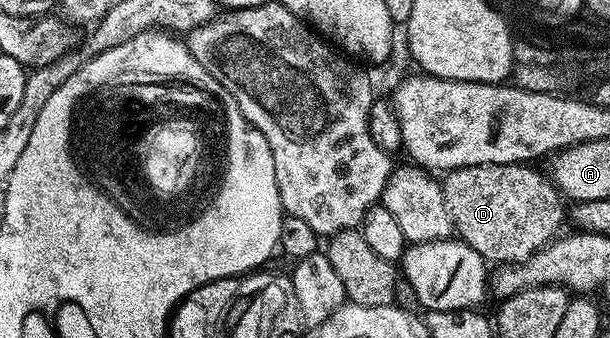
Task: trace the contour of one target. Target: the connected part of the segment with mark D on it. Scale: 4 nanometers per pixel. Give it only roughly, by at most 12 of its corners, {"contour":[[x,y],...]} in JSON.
{"contour":[[528,163],[451,170],[452,228],[485,262],[557,236],[561,194]]}

